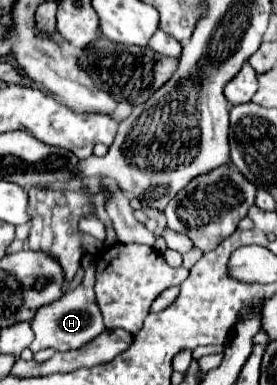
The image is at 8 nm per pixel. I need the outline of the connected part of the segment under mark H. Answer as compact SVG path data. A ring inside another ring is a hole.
M86 255L81 265L84 269L84 281L74 289L68 291L62 299L58 299L58 303L50 303L46 307L40 307L36 317L32 319L32 331L34 331L34 341L30 345L30 349L42 351L46 347L54 349L54 351L72 351L72 349L80 349L86 343L90 343L94 337L98 337L104 331L104 323L102 323L102 313L98 309L96 303L96 295L94 295L95 272L96 266L94 257Z

